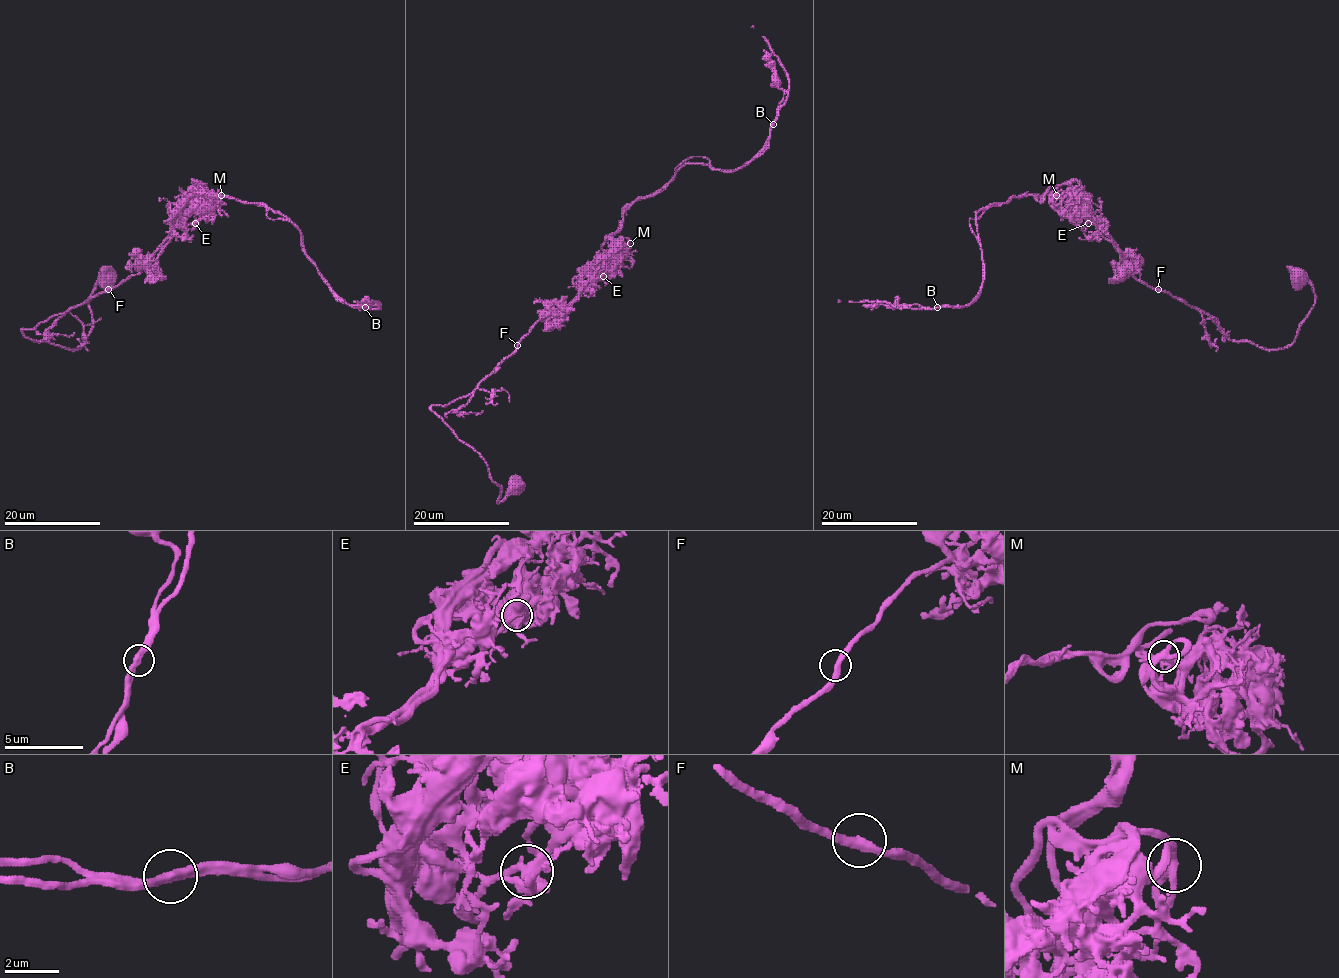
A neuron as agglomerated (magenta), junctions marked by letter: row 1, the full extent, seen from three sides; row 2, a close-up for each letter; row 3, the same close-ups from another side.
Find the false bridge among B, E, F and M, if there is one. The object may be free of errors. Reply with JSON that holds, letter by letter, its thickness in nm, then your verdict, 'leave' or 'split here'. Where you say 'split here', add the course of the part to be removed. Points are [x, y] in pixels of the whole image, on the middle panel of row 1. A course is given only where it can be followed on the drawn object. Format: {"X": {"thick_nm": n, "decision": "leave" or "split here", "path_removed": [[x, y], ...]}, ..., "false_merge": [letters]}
{"B": {"thick_nm": 360, "decision": "split here", "path_removed": [[773, 124], [740, 169], [685, 164], [637, 200], [565, 315], [537, 310]]}, "E": {"thick_nm": 360, "decision": "leave"}, "F": {"thick_nm": 360, "decision": "leave"}, "M": {"thick_nm": 300, "decision": "leave"}, "false_merge": ["B"]}

